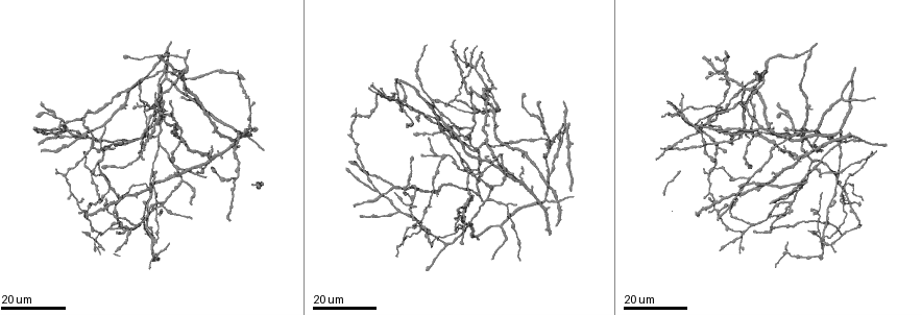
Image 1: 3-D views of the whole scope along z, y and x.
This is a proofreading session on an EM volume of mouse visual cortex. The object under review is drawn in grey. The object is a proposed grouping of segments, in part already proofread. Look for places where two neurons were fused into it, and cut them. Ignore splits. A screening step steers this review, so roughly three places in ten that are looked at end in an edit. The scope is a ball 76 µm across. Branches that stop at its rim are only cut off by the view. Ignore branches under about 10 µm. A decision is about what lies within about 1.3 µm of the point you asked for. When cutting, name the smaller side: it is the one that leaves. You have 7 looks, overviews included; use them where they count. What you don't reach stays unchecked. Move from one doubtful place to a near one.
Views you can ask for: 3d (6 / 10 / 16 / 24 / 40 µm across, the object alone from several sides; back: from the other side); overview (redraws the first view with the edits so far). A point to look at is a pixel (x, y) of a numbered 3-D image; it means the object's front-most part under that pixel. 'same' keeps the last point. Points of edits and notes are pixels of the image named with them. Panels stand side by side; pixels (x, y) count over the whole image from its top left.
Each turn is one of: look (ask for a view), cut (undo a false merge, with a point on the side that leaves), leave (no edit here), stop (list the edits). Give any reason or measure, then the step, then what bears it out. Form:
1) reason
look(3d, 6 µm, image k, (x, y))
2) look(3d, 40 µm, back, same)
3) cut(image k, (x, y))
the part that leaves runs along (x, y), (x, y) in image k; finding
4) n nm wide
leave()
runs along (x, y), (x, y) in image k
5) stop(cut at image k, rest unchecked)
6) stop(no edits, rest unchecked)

arms part here
look(3d, 24 µm, image 1, (178, 167))

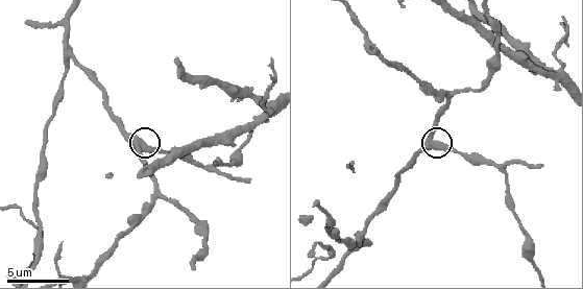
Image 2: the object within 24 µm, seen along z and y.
look(3d, 6 µm, image 2, (143, 148))

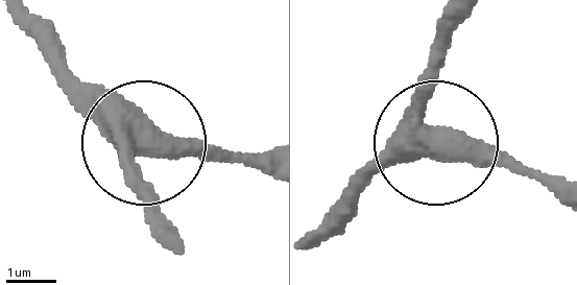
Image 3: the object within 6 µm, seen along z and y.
leave()
runs along (314, 238), (371, 180), (447, 143), (497, 150), (558, 184) in image 3; one neuron here

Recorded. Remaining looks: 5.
four-way junction
look(3d, 24 µm, image 1, (423, 228))

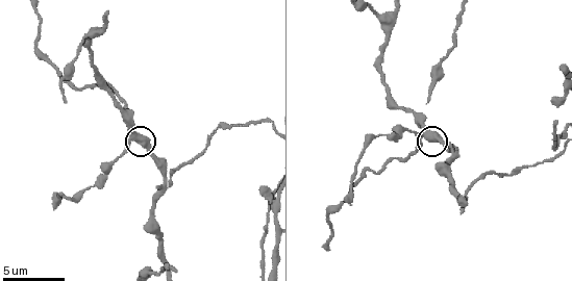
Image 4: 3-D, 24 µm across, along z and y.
look(3d, 6 µm, image 4, (425, 137))

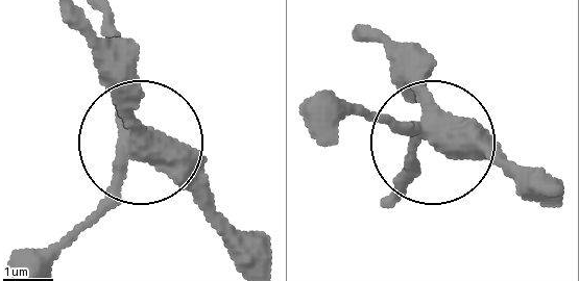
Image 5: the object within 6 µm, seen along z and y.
4 arms
leave()
runs along (363, 26), (437, 143), (541, 171) in image 5; continuous, no second neuron

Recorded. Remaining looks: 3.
look(3d, 16 µm, image 1, (822, 238))

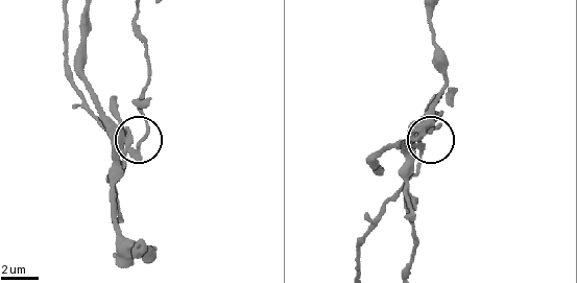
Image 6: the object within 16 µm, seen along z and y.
zoom in
look(3d, 10 µm, image 6, (422, 150))

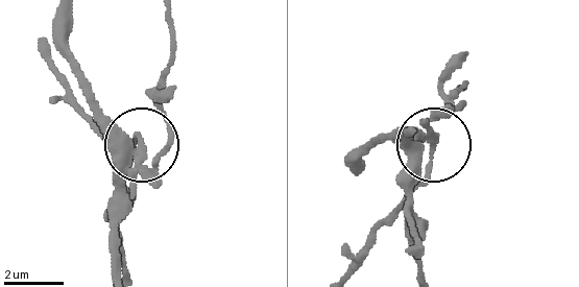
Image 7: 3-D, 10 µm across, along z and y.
side arm 25 µm
cut(image 7, (158, 184))
the part that leaves runs along (433, 139), (428, 174), (351, 271) in image 7; two neurons meet here

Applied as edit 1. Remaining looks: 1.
stop(cut at image 7, rest unchecked)

